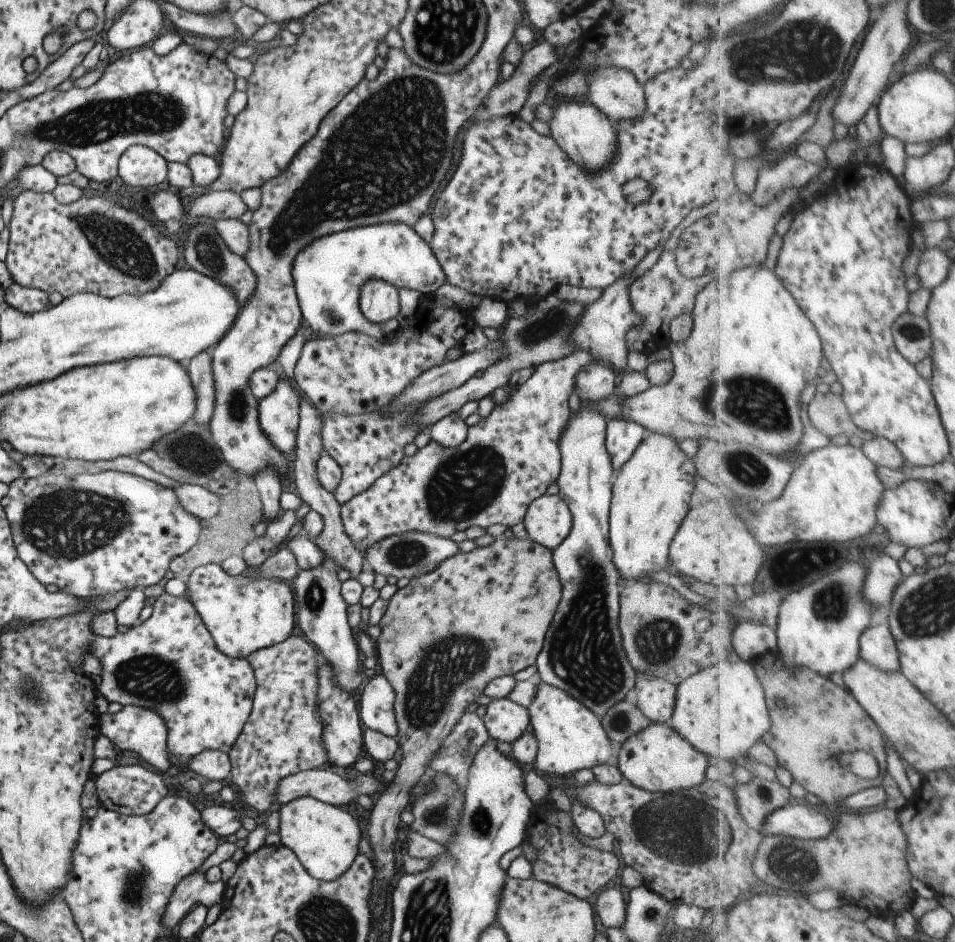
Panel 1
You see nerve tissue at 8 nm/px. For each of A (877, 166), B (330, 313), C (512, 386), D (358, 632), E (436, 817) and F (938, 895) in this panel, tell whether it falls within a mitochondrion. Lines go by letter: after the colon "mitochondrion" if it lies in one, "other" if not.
A: other
B: mitochondrion
C: other
D: other
E: mitochondrion
F: other

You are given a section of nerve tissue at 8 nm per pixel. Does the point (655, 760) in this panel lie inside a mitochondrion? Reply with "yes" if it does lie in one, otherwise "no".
no

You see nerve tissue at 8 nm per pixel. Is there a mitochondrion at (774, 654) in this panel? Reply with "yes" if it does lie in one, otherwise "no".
no

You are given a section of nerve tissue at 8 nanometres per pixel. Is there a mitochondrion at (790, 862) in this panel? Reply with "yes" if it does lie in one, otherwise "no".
yes

